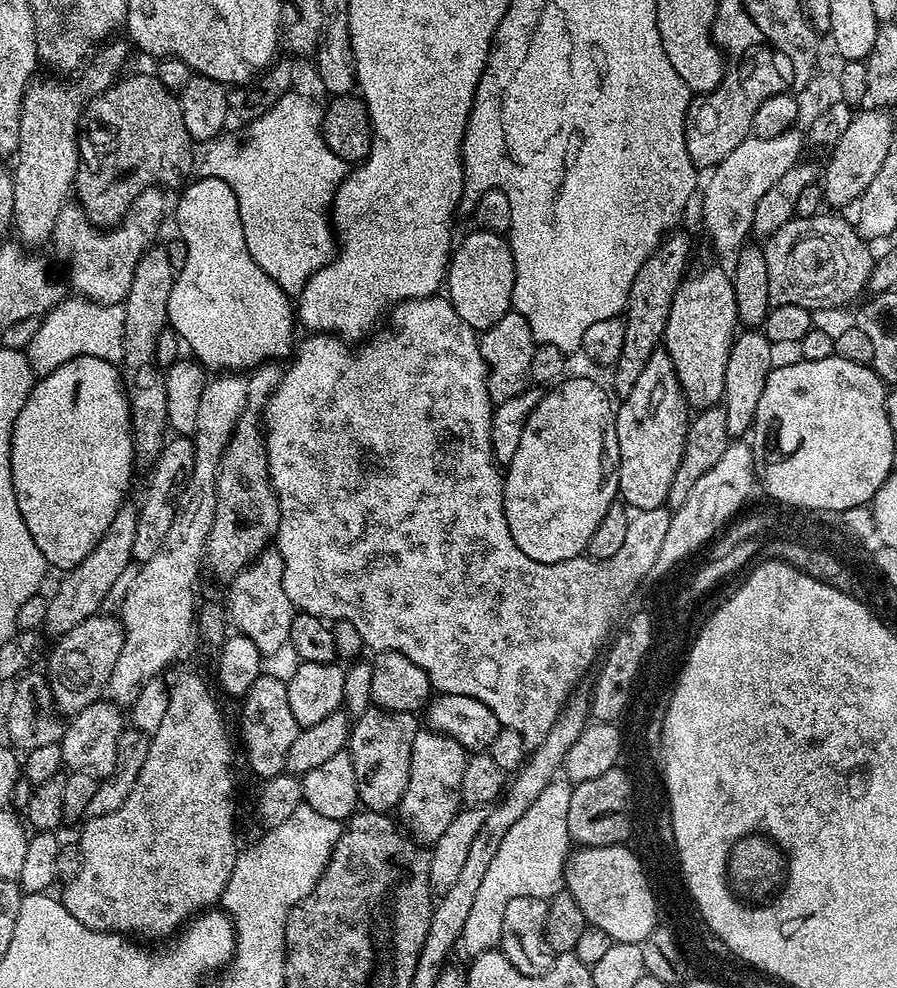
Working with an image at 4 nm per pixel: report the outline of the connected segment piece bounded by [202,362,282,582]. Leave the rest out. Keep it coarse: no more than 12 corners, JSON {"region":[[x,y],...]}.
{"region":[[282,368],[248,376],[216,479],[203,563],[230,582],[275,541],[264,403]]}

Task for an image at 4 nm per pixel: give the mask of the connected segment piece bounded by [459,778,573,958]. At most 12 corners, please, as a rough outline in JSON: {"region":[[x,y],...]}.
{"region":[[552,780],[478,886],[465,957],[499,945],[510,898],[565,891],[573,785]]}

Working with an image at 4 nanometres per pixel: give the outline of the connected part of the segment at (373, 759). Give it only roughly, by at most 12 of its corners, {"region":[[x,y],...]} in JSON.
{"region":[[411,712],[355,717],[346,751],[360,804],[399,809],[418,731]]}

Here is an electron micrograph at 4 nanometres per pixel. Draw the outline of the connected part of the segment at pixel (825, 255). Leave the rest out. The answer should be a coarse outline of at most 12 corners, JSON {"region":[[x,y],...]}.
{"region":[[796,216],[763,241],[771,307],[865,295],[869,241]]}

